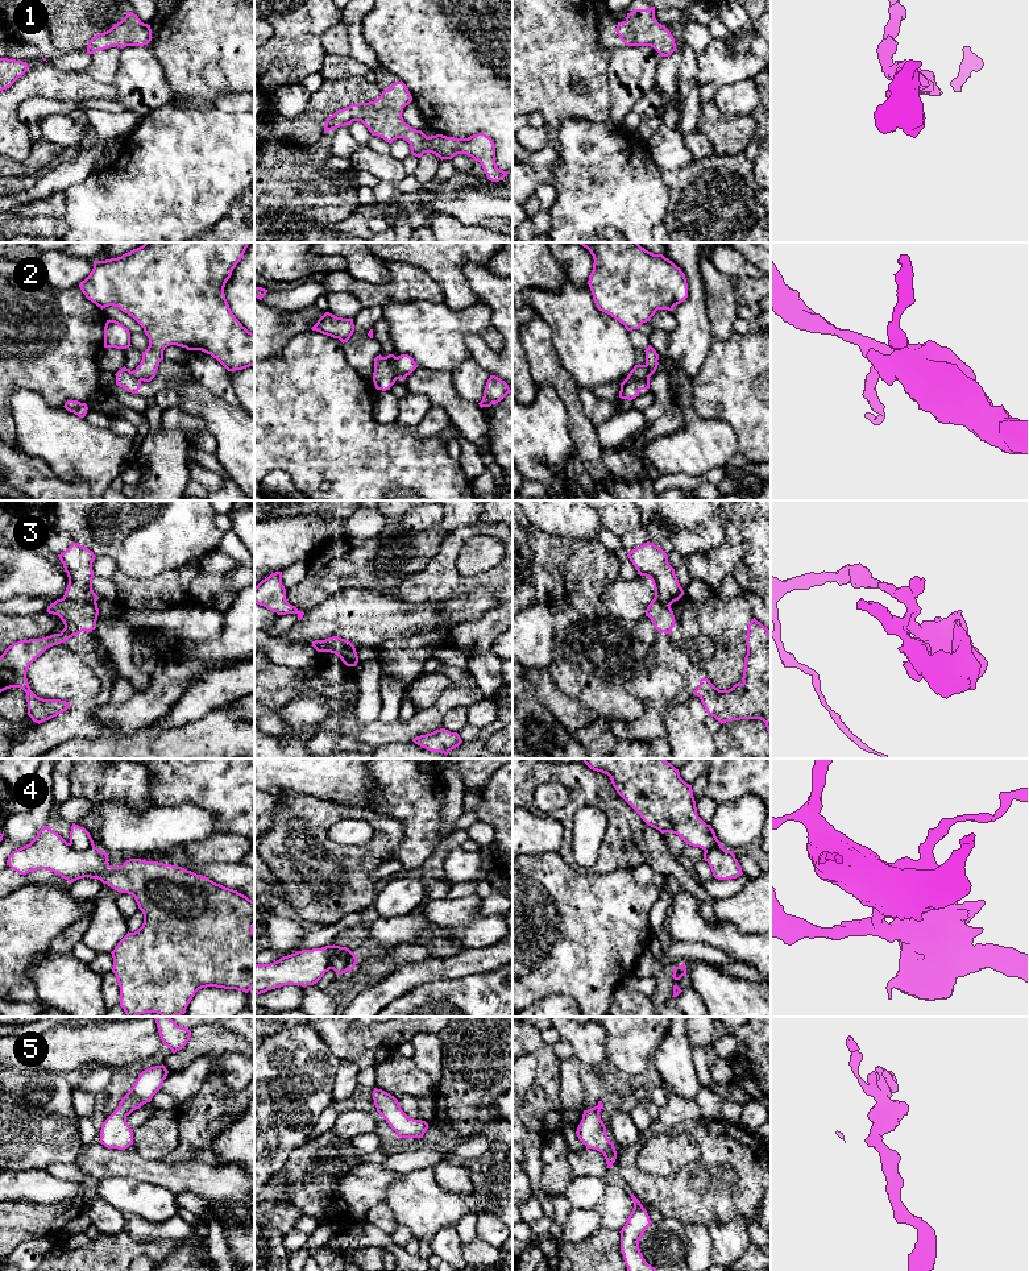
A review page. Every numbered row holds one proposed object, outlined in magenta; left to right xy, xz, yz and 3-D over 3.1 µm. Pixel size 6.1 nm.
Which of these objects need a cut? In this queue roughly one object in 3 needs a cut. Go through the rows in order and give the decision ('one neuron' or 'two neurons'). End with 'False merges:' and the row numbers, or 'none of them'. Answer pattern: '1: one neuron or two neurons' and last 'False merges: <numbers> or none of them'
1: one neuron
2: two neurons
3: two neurons
4: two neurons
5: one neuron
False merges: 2, 3, 4

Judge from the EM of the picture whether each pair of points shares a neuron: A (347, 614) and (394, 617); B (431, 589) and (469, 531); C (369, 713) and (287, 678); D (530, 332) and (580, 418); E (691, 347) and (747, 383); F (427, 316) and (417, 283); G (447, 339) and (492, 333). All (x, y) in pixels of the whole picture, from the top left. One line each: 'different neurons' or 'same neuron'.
A: same neuron
B: same neuron
C: different neurons
D: same neuron
E: different neurons
F: different neurons
G: same neuron

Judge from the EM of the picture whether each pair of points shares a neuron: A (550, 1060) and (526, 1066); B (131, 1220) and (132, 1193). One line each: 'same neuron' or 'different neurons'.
A: different neurons
B: different neurons

